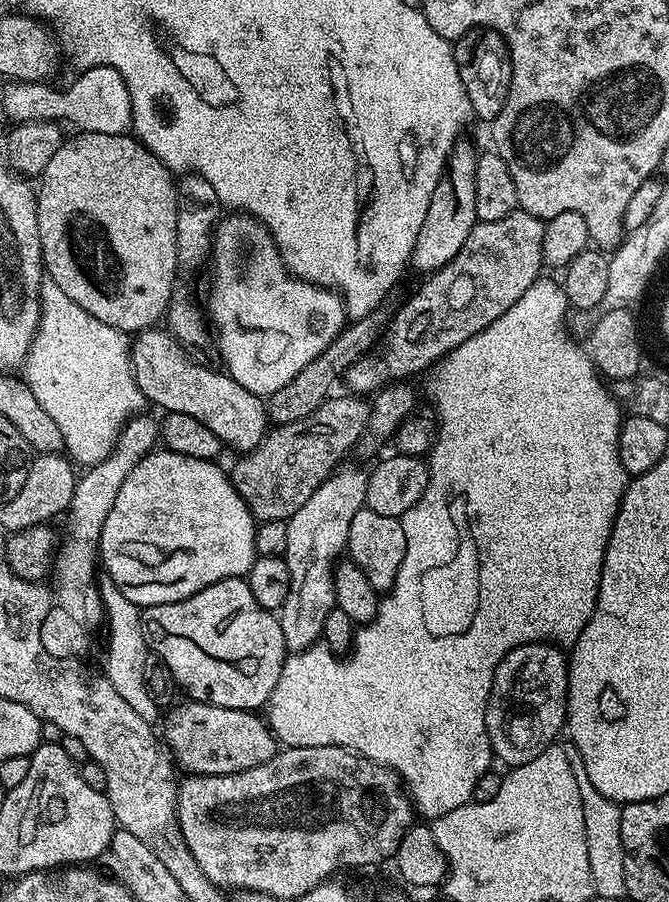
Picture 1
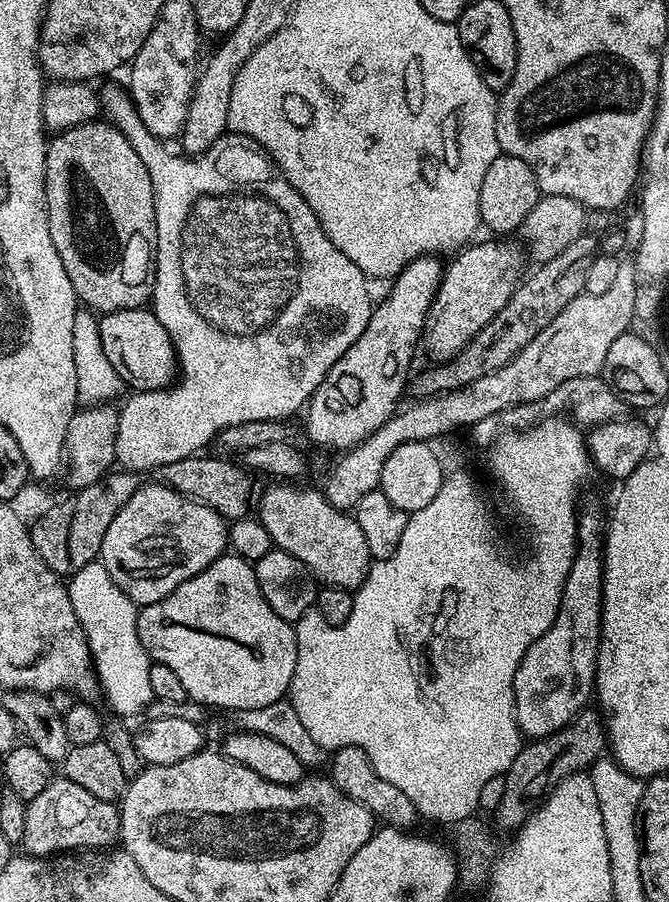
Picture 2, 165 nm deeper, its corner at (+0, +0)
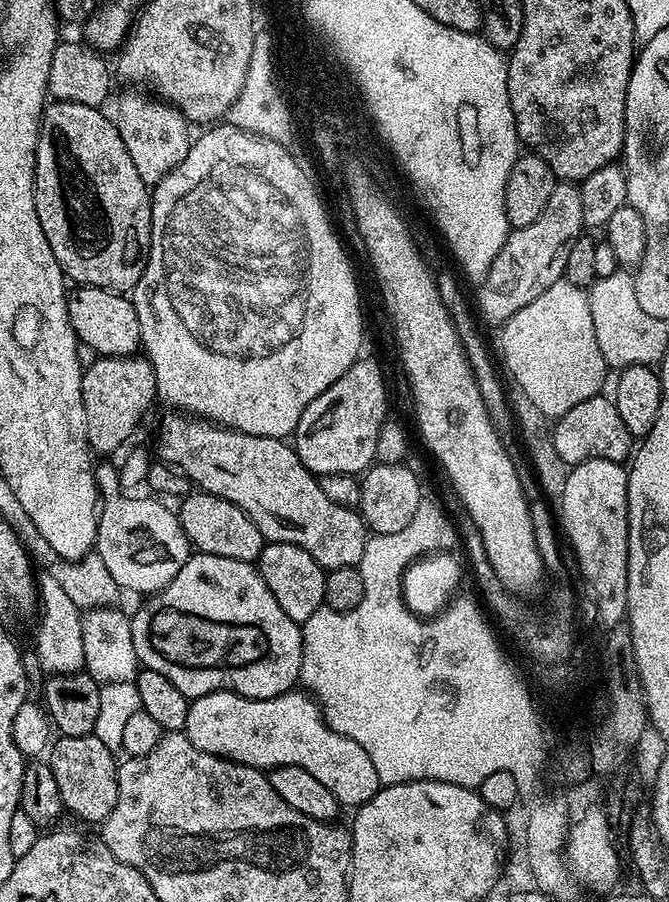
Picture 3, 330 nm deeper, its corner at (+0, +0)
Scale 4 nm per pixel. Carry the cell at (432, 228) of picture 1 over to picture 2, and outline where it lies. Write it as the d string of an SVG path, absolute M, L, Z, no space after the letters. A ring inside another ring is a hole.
M432 254L419 256L412 260L391 281L392 289L384 301L377 303L372 310L372 317L362 330L362 334L338 358L338 362L330 365L320 385L314 390L314 394L308 400L304 416L304 428L308 436L320 448L340 448L347 450L360 444L371 432L378 430L397 411L400 398L405 395L405 383L410 376L408 367L412 364L412 355L421 343L424 334L424 320L428 317L428 311L432 305L432 299L436 296L438 286L444 277L445 265L436 261Z

